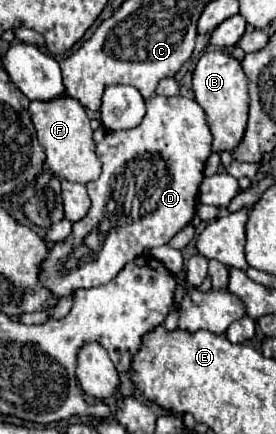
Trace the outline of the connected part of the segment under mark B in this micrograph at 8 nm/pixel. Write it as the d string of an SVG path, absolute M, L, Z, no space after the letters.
M220 50L204 52L192 76L192 90L196 102L202 106L206 114L206 122L214 136L212 152L214 154L234 152L244 138L246 120L248 120L248 80L240 62Z

